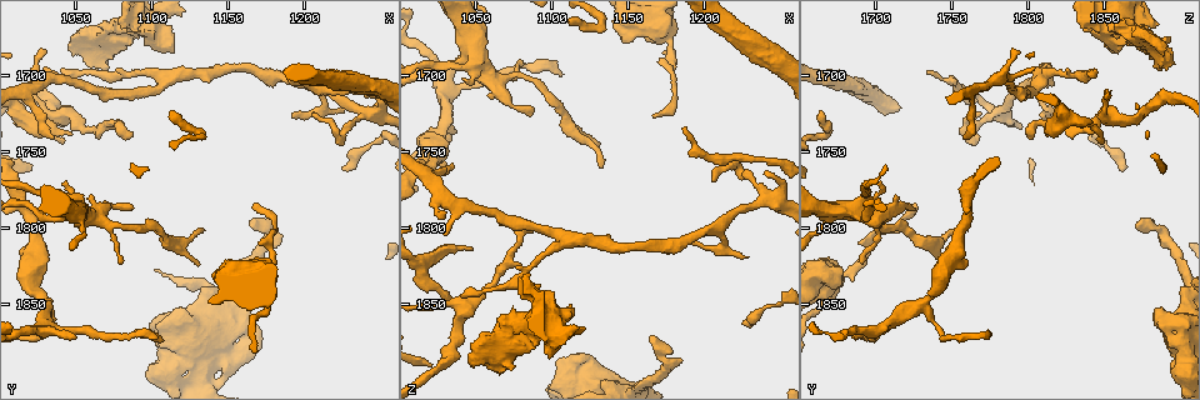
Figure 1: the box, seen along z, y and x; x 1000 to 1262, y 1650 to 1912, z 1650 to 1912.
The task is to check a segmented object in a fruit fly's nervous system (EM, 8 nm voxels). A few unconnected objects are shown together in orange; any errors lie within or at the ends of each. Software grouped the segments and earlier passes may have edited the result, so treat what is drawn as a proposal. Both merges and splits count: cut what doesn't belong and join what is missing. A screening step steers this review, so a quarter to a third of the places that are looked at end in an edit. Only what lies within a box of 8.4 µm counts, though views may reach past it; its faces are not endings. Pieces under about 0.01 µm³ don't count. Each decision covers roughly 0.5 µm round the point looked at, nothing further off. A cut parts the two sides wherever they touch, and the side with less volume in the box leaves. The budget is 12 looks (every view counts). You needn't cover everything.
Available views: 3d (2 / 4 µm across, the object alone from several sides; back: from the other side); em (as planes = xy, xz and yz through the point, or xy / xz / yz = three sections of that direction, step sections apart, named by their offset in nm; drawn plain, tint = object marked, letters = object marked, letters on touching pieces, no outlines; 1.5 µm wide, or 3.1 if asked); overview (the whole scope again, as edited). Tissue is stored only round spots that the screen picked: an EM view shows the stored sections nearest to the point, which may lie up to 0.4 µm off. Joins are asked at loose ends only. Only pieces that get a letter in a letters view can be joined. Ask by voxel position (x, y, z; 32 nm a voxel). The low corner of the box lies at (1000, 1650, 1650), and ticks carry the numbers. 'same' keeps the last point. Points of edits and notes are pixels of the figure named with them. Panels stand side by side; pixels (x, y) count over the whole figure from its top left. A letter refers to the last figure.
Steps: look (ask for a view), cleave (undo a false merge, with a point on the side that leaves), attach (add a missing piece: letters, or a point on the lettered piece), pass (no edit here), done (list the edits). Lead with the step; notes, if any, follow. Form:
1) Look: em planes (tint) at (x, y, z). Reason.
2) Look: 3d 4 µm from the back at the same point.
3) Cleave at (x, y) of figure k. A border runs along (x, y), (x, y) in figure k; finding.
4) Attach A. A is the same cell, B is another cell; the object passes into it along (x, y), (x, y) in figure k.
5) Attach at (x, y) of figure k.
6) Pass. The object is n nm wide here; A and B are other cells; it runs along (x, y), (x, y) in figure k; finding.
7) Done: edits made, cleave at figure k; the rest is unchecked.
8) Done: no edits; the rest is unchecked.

Look: 3d 4 µm at (1206, 1726, 1768). Tapers out.

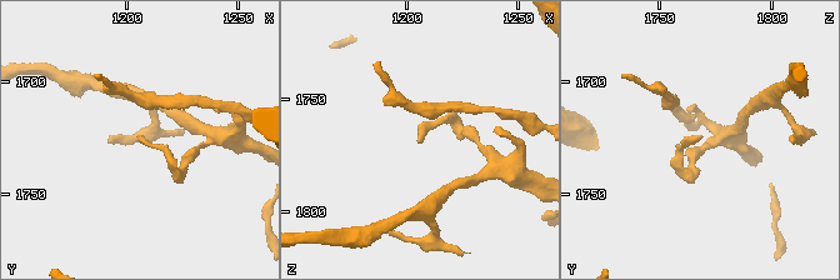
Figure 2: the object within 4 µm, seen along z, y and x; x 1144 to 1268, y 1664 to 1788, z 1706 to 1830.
Look: em planes (tint) at (1206, 1725, 1769).

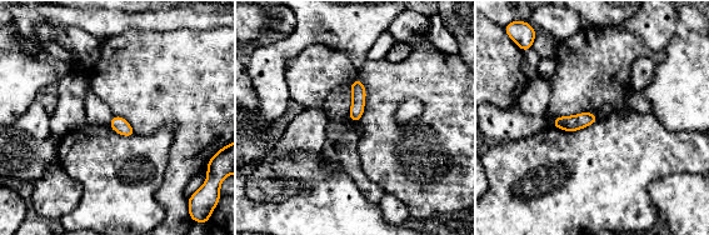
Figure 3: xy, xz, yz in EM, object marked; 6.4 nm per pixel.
Look: em planes (letters) at the same point. What lies round it.

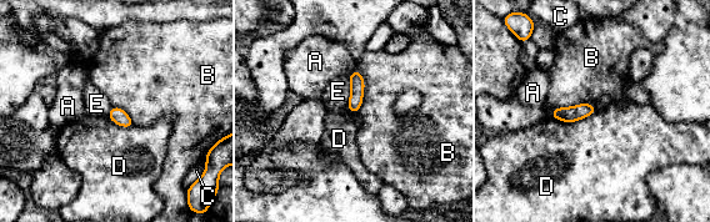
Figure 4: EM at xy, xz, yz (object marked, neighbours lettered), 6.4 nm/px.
Pass. A, B, C, D and E are other cells; a border runs along (596, 109), (574, 121), (550, 116) in figure 4; no lettered piece goes on from it.

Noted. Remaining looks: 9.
Look: em planes (plain) at (1164, 1798, 1870). An open end.

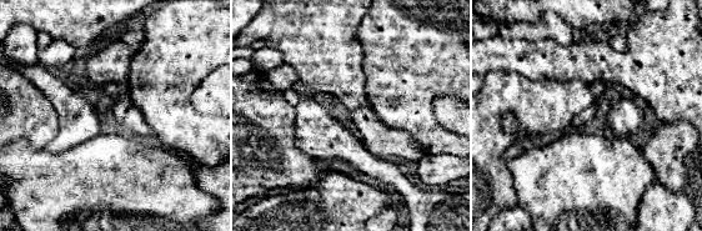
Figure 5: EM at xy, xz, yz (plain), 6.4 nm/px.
Look: em planes (letters) at the same point.

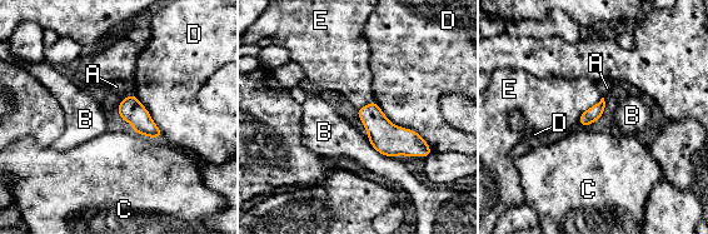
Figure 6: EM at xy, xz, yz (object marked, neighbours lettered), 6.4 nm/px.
Pass. A, B, C, D and E are other cells; a border runs along (602, 98), (581, 115), (578, 123) in figure 6; no lettered piece goes on from it.

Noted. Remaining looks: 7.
Look: em planes (plain) at (1088, 1738, 1800).

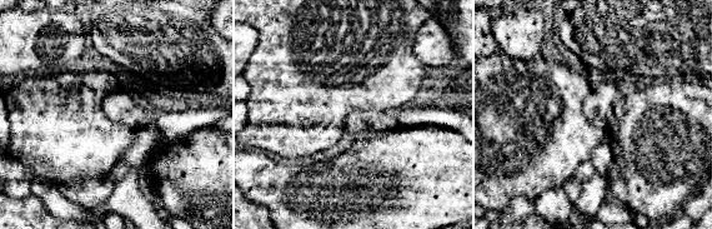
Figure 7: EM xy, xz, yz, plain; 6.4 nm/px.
Look: em planes (letters) at the same point.

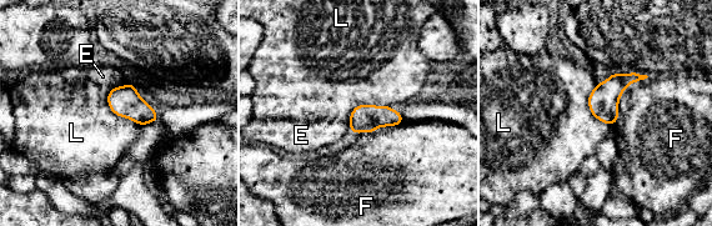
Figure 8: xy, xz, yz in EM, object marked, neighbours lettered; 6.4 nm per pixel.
Pass. E, F and L are other cells; a border runs along (648, 76), (622, 93), (616, 120) in figure 8; none of them fits.

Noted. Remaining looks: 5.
Look: 3d 4 µm at (1042, 1696, 1844). Free end.

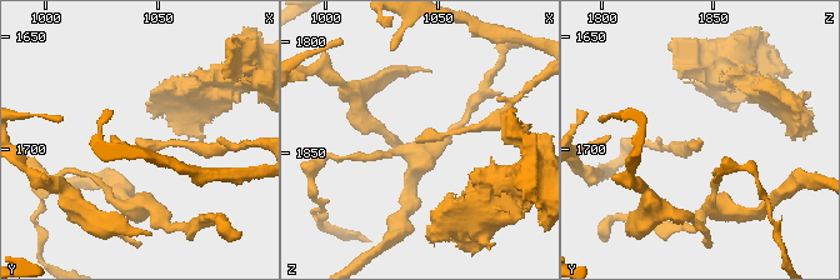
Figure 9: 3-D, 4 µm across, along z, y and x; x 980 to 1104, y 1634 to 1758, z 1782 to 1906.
Look: em planes (plain) at (1040, 1696, 1845).

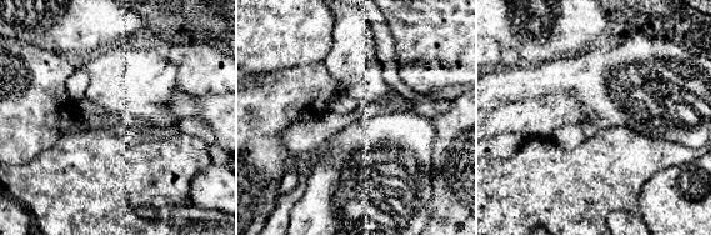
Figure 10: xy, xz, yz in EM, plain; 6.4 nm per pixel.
Look: em planes (letters) at the same point.

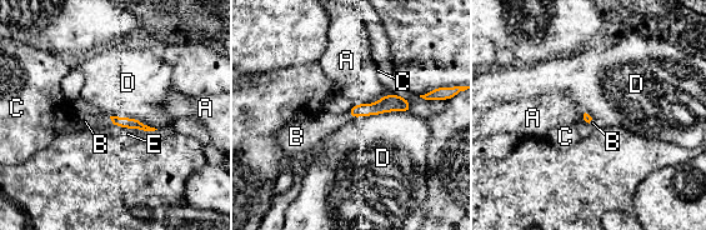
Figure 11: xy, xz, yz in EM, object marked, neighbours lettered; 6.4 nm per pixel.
Attach B. B is the same cell, A, C, D and E are other cells; the neuron continues.

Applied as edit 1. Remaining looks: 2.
Done: edits made, attach at figure 11; the rest is unchecked.

